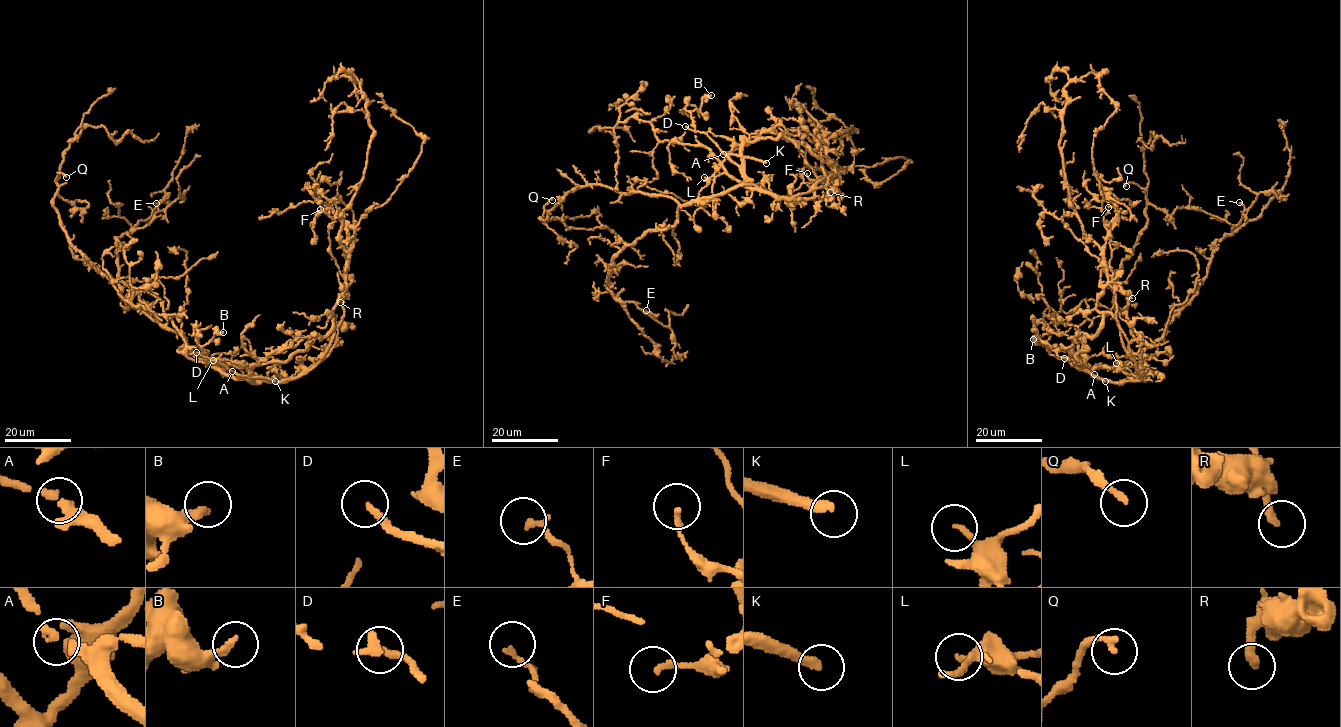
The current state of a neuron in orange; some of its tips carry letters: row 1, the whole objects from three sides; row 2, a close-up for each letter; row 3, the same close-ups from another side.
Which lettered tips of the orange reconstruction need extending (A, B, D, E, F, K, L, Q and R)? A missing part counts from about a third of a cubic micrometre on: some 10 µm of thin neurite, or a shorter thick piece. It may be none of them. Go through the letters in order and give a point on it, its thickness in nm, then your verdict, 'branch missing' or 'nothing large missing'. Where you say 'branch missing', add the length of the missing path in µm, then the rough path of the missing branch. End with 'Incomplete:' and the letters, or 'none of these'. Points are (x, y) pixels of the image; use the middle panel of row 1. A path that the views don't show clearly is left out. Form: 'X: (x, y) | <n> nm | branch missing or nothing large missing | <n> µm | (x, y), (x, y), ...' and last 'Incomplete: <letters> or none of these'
A: (723, 154) | 220 nm | nothing large missing
B: (711, 95) | 280 nm | nothing large missing
D: (685, 126) | 240 nm | branch missing | 15 µm | (685, 126), (672, 118), (660, 116), (672, 113)
E: (646, 310) | 190 nm | nothing large missing
F: (807, 173) | 170 nm | nothing large missing
K: (766, 163) | 320 nm | branch missing | 35 µm
L: (704, 177) | 200 nm | nothing large missing
Q: (552, 200) | 200 nm | nothing large missing
R: (830, 192) | 280 nm | nothing large missing
Incomplete: D, K

